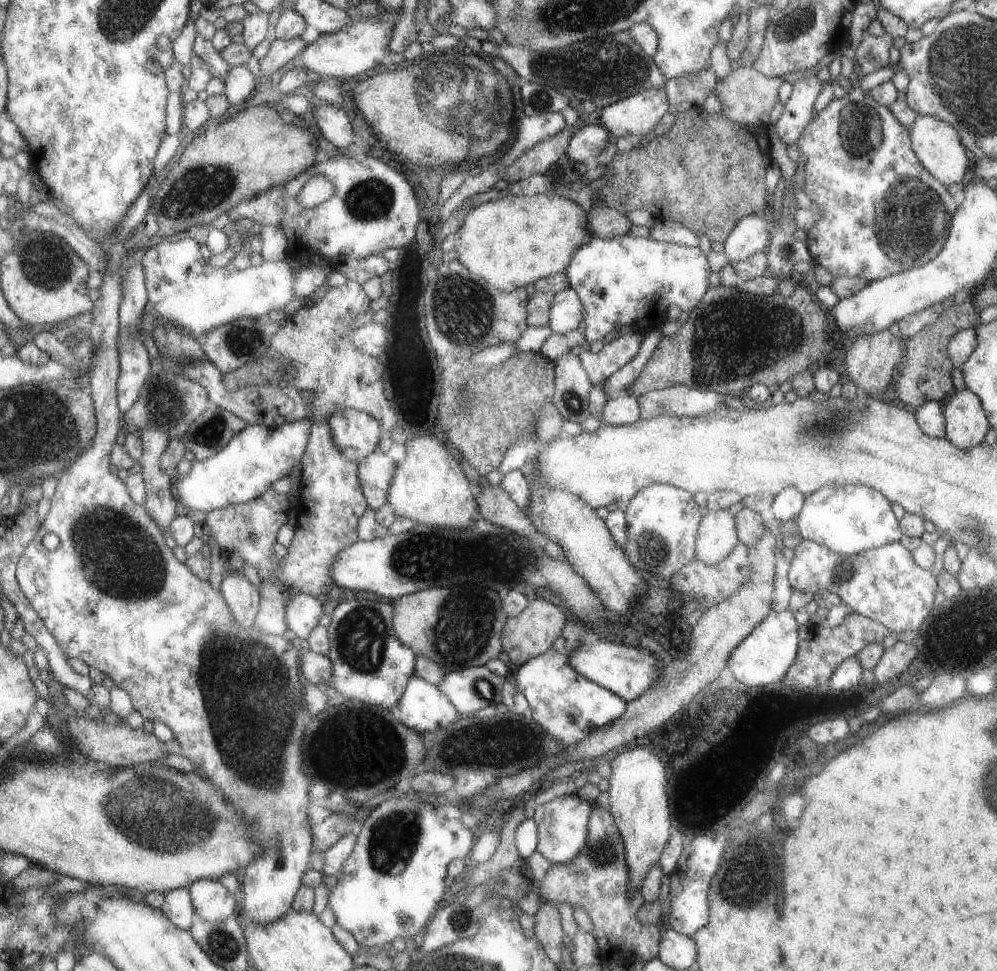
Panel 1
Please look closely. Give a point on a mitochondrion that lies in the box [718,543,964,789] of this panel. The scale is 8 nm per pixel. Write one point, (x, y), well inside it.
(843, 572)

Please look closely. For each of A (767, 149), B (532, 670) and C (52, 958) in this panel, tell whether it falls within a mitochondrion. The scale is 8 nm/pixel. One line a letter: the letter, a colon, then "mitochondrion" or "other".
A: other
B: other
C: other

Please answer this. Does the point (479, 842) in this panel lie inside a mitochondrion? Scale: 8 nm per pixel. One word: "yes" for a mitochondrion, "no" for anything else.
no

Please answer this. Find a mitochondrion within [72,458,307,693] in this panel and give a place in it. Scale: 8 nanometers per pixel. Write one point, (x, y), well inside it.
(248, 534)

